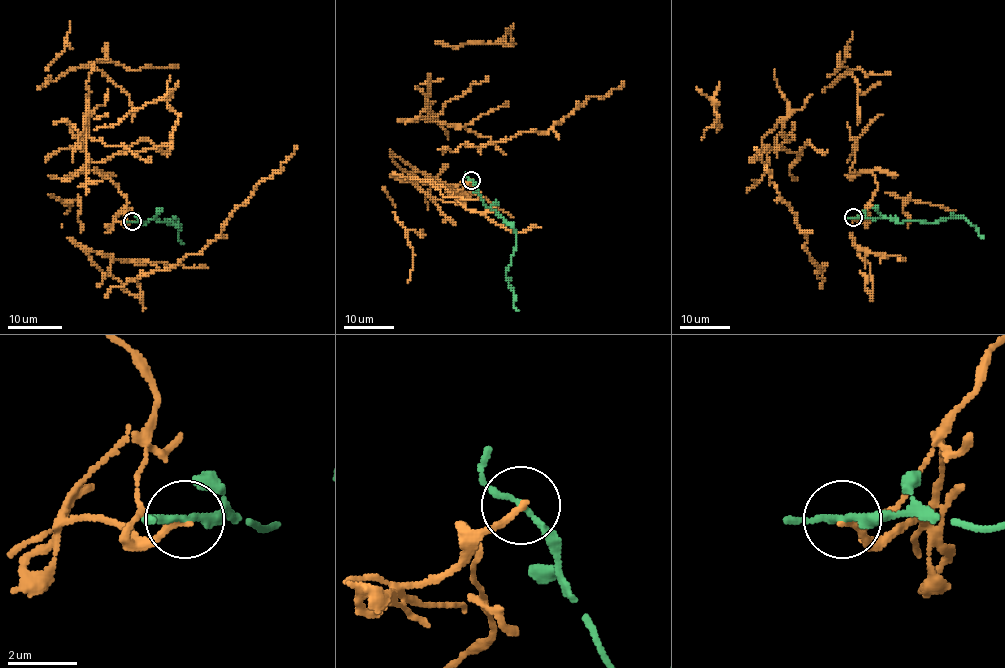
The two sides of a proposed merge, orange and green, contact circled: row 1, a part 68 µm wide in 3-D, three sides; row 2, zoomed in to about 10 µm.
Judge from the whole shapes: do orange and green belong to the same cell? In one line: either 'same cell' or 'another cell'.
another cell

